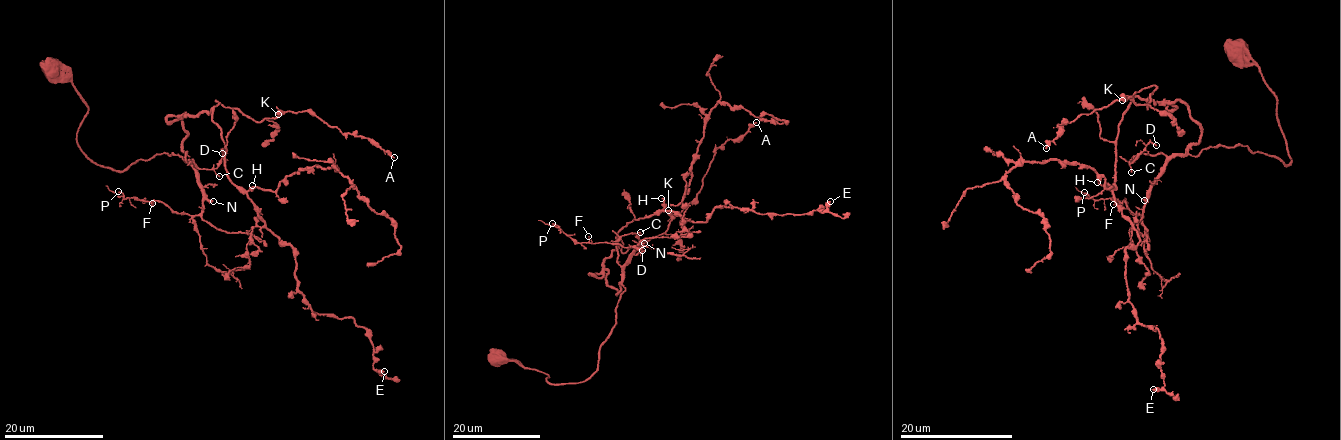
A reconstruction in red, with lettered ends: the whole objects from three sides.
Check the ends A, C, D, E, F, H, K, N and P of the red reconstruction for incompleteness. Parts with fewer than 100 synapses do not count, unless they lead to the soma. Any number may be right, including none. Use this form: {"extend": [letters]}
{"extend": ["N"]}

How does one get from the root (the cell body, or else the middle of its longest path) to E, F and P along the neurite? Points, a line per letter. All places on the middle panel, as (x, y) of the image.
E: (501, 357), (550, 384), (590, 377), (624, 290), (603, 260), (633, 219), (830, 201)
F: (501, 357), (550, 384), (594, 372), (615, 324), (623, 266), (638, 246), (588, 236)
P: (501, 357), (542, 371), (550, 384), (584, 381), (615, 324), (622, 272), (638, 246), (575, 242), (552, 223)

